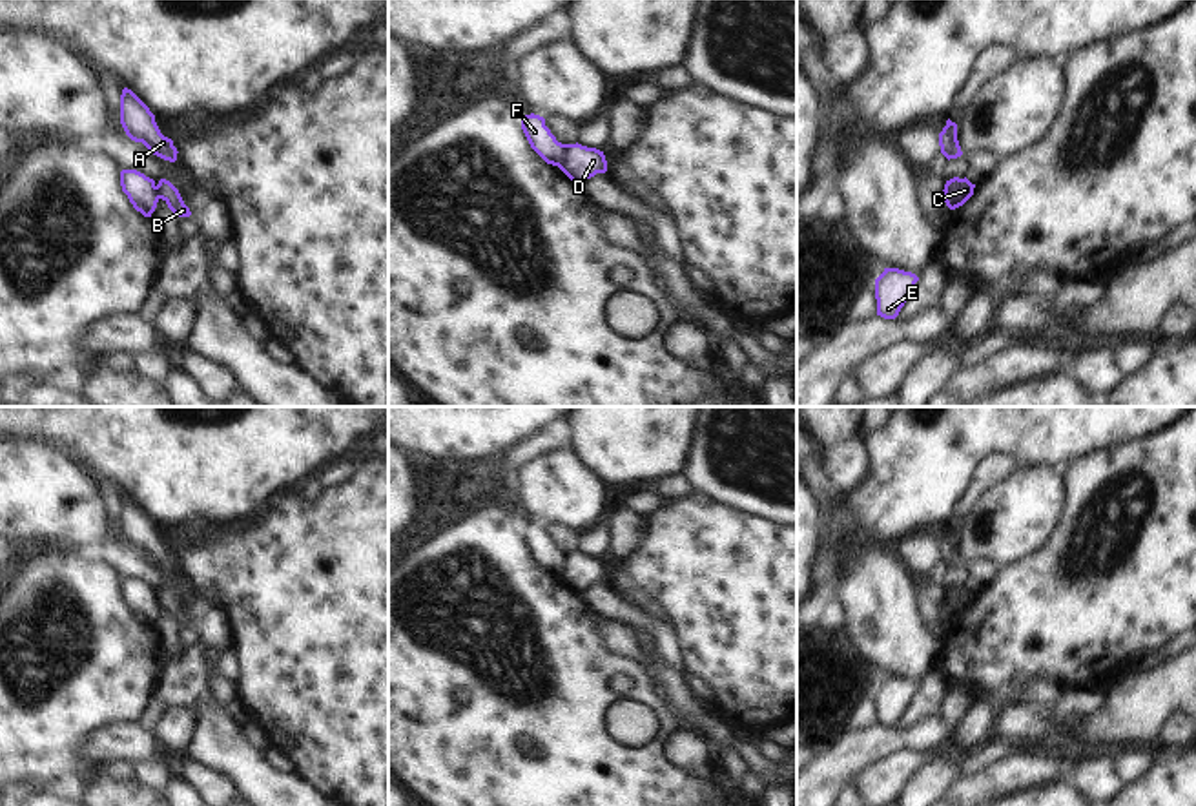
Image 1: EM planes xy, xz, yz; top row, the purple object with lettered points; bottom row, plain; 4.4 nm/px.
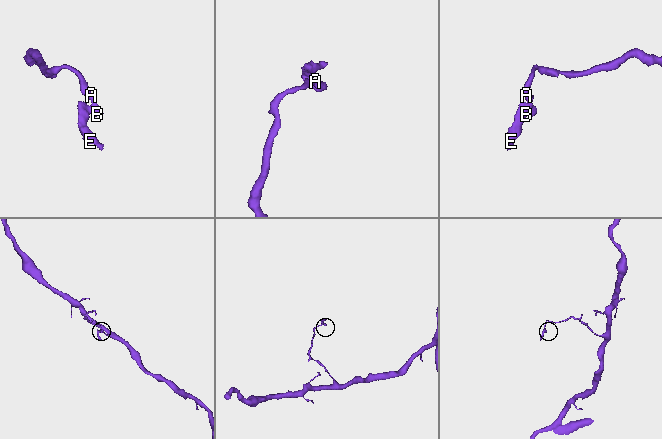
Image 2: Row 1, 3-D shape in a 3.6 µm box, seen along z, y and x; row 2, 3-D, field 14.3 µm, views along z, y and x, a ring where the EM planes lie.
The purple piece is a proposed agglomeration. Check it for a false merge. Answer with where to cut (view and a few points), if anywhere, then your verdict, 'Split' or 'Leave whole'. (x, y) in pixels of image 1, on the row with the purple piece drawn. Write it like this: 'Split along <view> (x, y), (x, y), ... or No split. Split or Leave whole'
Split along xz (566, 144), (556, 165). Split

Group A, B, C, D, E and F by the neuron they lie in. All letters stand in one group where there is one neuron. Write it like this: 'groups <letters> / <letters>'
groups A B C D / E F

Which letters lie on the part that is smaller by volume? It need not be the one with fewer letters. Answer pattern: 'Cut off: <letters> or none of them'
Cut off: E, F

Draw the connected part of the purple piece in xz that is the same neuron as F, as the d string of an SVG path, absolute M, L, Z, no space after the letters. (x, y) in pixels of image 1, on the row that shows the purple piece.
M523 115L521 129L531 144L531 148L552 166L558 166L562 160L562 153L565 144L558 142L551 129L545 126L545 119L540 115Z

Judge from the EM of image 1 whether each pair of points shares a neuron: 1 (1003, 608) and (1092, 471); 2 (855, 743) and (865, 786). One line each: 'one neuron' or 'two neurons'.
1: one neuron
2: two neurons

